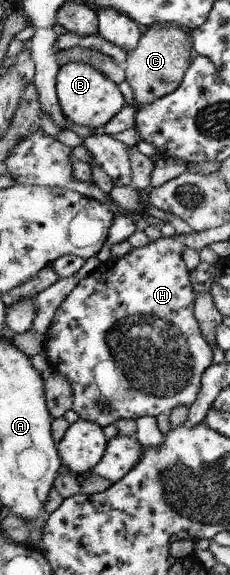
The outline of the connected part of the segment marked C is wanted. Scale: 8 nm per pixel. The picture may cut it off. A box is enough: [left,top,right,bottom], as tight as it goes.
[122,24,194,106]

